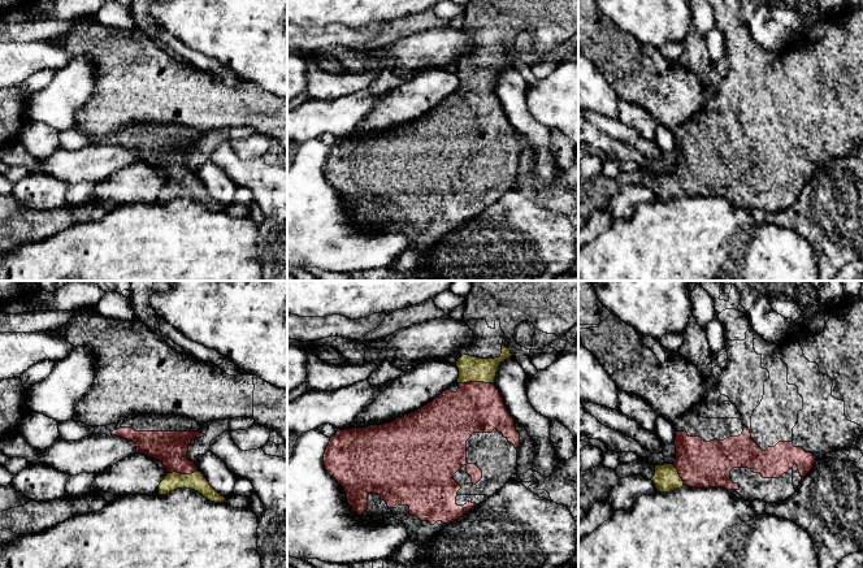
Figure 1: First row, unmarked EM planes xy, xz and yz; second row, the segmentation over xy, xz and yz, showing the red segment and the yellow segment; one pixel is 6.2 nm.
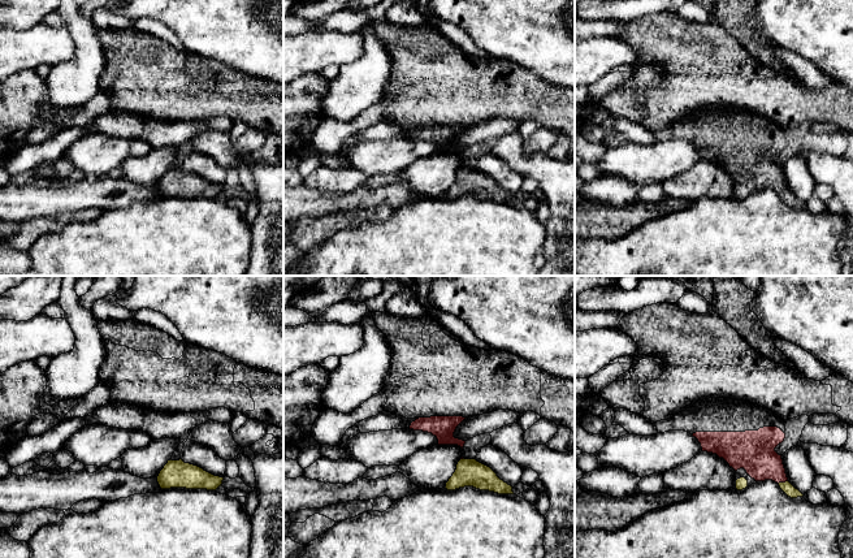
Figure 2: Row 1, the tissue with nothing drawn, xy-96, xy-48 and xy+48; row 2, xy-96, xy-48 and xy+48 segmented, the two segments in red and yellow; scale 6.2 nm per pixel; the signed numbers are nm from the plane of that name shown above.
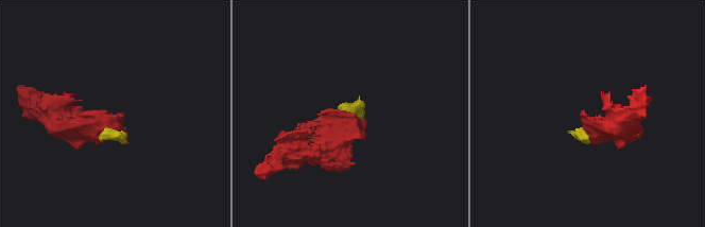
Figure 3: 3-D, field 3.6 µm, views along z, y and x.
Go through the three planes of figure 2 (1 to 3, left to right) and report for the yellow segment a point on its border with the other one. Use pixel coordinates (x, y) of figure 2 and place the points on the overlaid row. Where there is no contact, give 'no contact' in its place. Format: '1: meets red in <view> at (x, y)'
1: no contact
2: no contact
3: meets red in xy+48 at (782, 481)

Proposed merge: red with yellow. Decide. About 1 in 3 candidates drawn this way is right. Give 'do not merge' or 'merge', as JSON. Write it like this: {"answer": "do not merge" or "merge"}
{"answer": "merge"}

